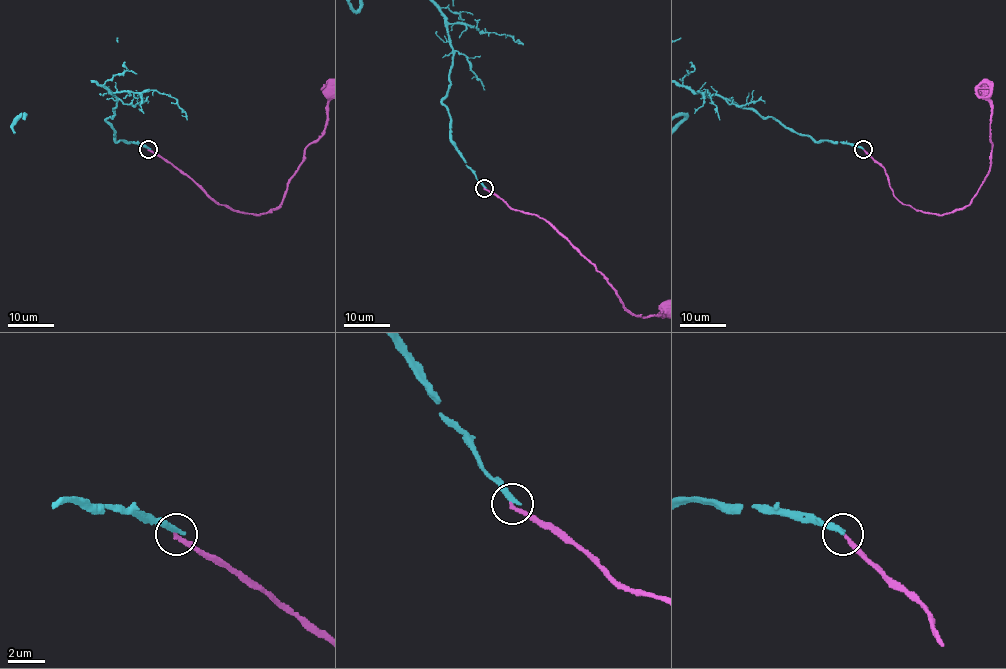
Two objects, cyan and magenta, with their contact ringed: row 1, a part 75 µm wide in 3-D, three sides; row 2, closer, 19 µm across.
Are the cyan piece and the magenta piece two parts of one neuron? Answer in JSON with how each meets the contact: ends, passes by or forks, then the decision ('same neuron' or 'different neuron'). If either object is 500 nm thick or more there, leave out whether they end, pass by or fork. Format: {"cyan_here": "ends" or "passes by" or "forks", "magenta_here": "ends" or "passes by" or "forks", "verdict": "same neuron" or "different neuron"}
{"cyan_here": "ends", "magenta_here": "ends", "verdict": "different neuron"}

